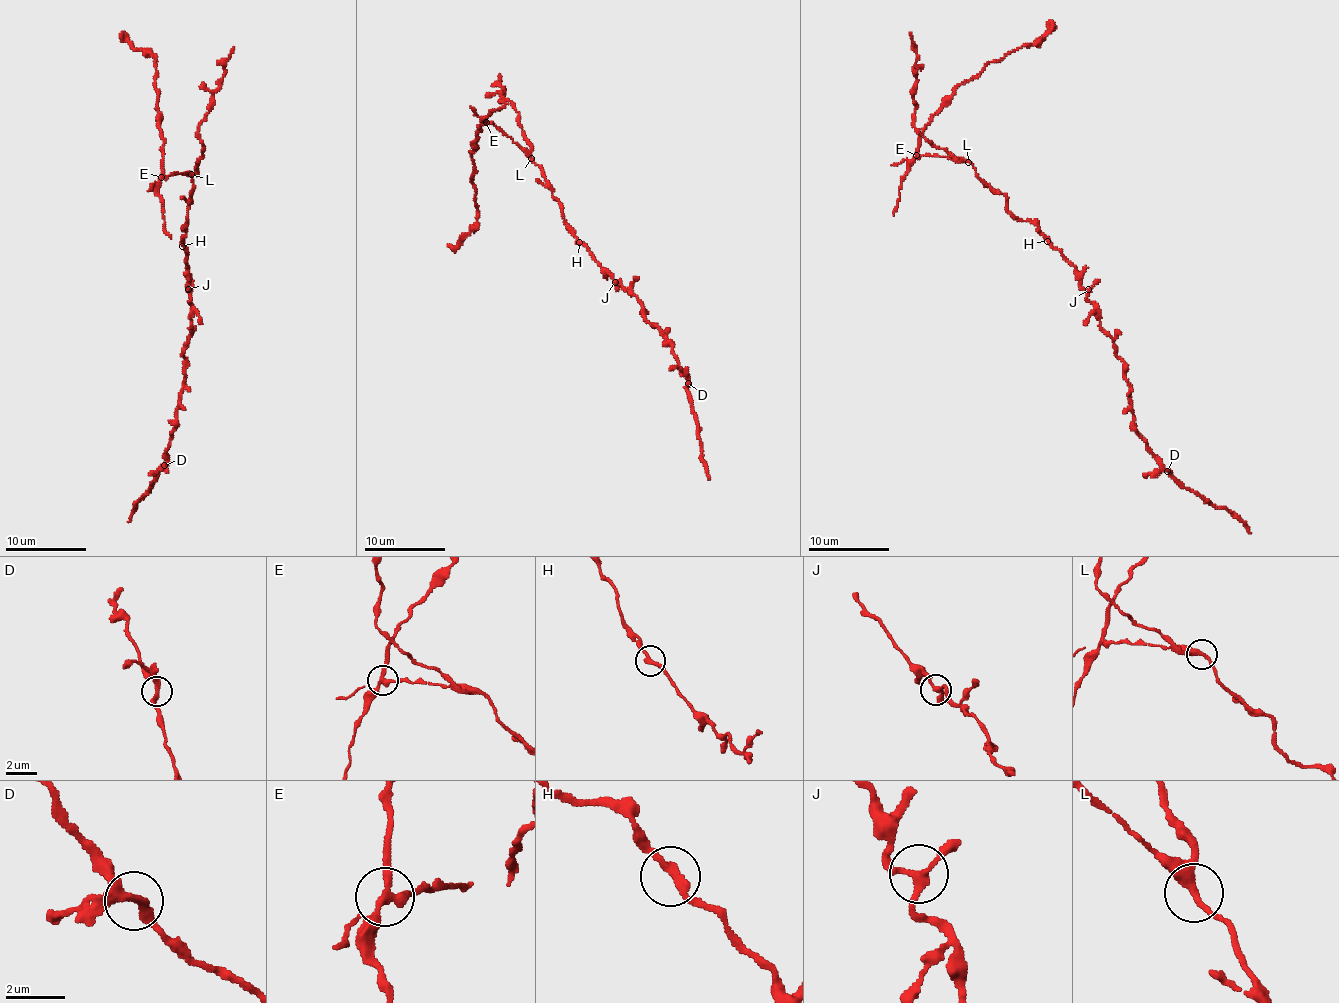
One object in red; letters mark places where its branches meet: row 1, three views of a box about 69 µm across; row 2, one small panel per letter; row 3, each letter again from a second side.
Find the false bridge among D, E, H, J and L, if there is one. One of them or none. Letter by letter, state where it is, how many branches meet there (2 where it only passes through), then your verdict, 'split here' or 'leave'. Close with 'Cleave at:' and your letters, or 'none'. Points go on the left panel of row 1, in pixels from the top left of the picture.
D: place (164, 465); branches 3; leave
E: place (161, 177); branches 3; split here
H: place (182, 246); branches 2; leave
J: place (188, 289); branches 3; leave
L: place (191, 174); branches 3; leave
Cleave at: E

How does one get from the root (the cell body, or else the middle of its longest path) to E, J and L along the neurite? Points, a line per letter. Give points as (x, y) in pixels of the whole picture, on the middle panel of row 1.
E: (580, 243), (566, 222), (560, 203), (554, 200), (551, 185), (542, 167), (509, 137), (486, 122)
J: (580, 243), (593, 259), (607, 269), (615, 282)
L: (580, 243), (566, 222), (560, 203), (554, 200), (551, 185), (542, 167), (531, 158)

